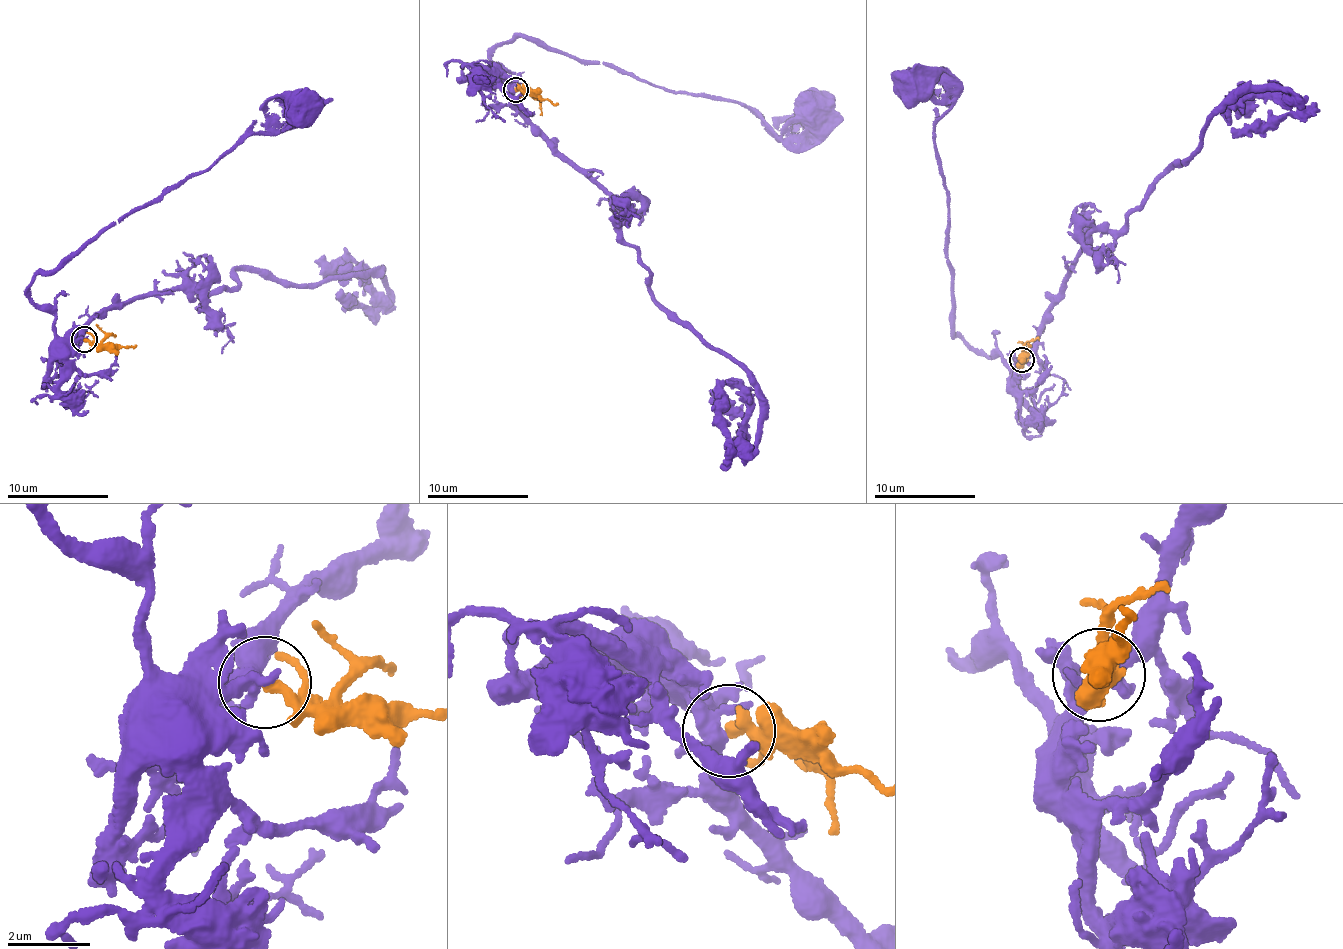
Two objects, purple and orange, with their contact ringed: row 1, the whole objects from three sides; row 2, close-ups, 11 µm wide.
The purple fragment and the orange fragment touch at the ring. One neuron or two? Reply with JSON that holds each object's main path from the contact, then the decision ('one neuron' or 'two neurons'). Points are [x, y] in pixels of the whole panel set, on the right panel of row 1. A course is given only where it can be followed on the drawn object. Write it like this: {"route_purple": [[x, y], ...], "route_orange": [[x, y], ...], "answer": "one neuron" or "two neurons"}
{"route_purple": [[1022, 360], [1014, 371], [950, 327], [949, 198], [932, 135], [952, 103], [913, 98], [910, 85]], "route_orange": [[1021, 359], [1022, 353], [1030, 347], [1027, 344]], "answer": "one neuron"}

